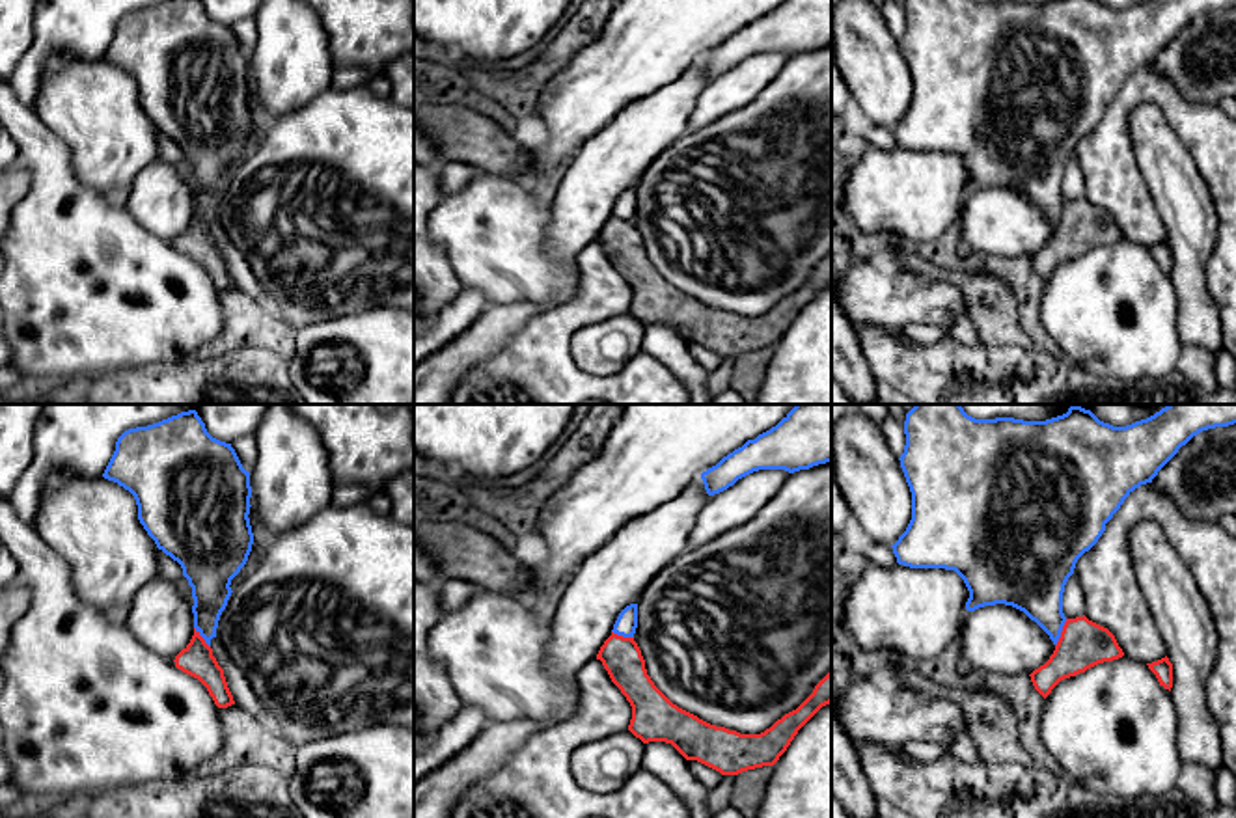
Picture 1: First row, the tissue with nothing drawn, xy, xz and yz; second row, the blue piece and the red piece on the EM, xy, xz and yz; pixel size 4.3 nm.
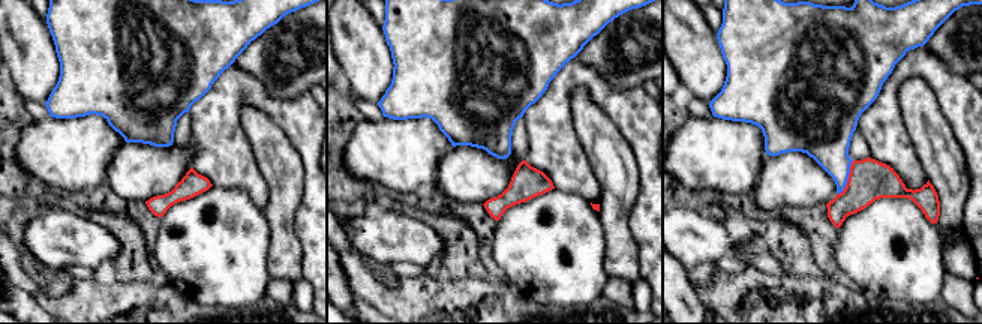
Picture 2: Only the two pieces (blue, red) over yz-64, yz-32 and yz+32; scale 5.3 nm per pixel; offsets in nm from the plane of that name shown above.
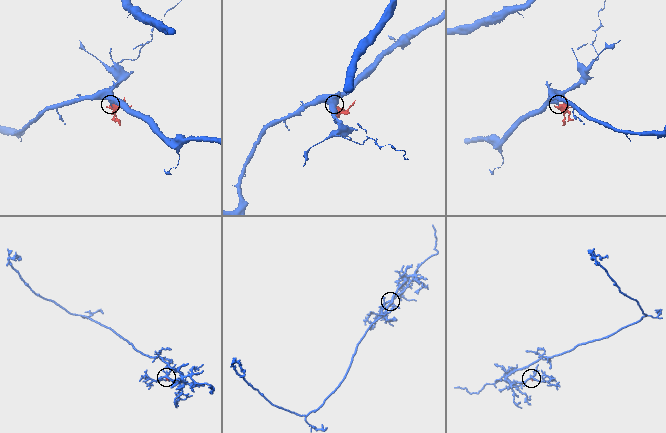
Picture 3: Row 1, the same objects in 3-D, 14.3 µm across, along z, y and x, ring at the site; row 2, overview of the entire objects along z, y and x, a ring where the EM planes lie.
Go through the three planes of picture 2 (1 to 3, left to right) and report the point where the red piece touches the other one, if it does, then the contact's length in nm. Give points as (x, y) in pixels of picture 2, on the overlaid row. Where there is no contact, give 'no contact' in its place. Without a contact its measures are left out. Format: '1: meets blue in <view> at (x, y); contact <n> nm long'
1: no contact
2: no contact
3: meets blue in yz+32 at (847, 179); contact 200 nm long

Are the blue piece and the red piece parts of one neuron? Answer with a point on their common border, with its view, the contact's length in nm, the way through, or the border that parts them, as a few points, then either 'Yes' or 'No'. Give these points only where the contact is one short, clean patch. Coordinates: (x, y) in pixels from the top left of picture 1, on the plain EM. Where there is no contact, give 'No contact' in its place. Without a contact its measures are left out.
Touches blue at yz (1061, 213). Shared border 130 nm. Boundary: yz (1067, 202), (1056, 228). No

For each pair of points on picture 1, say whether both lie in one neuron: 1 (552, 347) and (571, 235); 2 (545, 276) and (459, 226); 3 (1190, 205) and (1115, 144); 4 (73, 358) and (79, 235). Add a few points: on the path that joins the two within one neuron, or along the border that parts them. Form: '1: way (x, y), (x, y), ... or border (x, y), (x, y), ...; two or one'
1: border (595, 239), (582, 250), (576, 263); two
2: way (524, 272), (480, 230); one
3: border (1128, 120), (1134, 159), (1154, 204); two
4: way (79, 328), (79, 280), (69, 269), (71, 265); one

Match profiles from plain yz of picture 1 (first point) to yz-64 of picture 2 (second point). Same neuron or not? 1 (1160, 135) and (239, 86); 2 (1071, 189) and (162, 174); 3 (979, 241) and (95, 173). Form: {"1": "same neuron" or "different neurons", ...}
{"1": "different neurons", "2": "different neurons", "3": "different neurons"}

